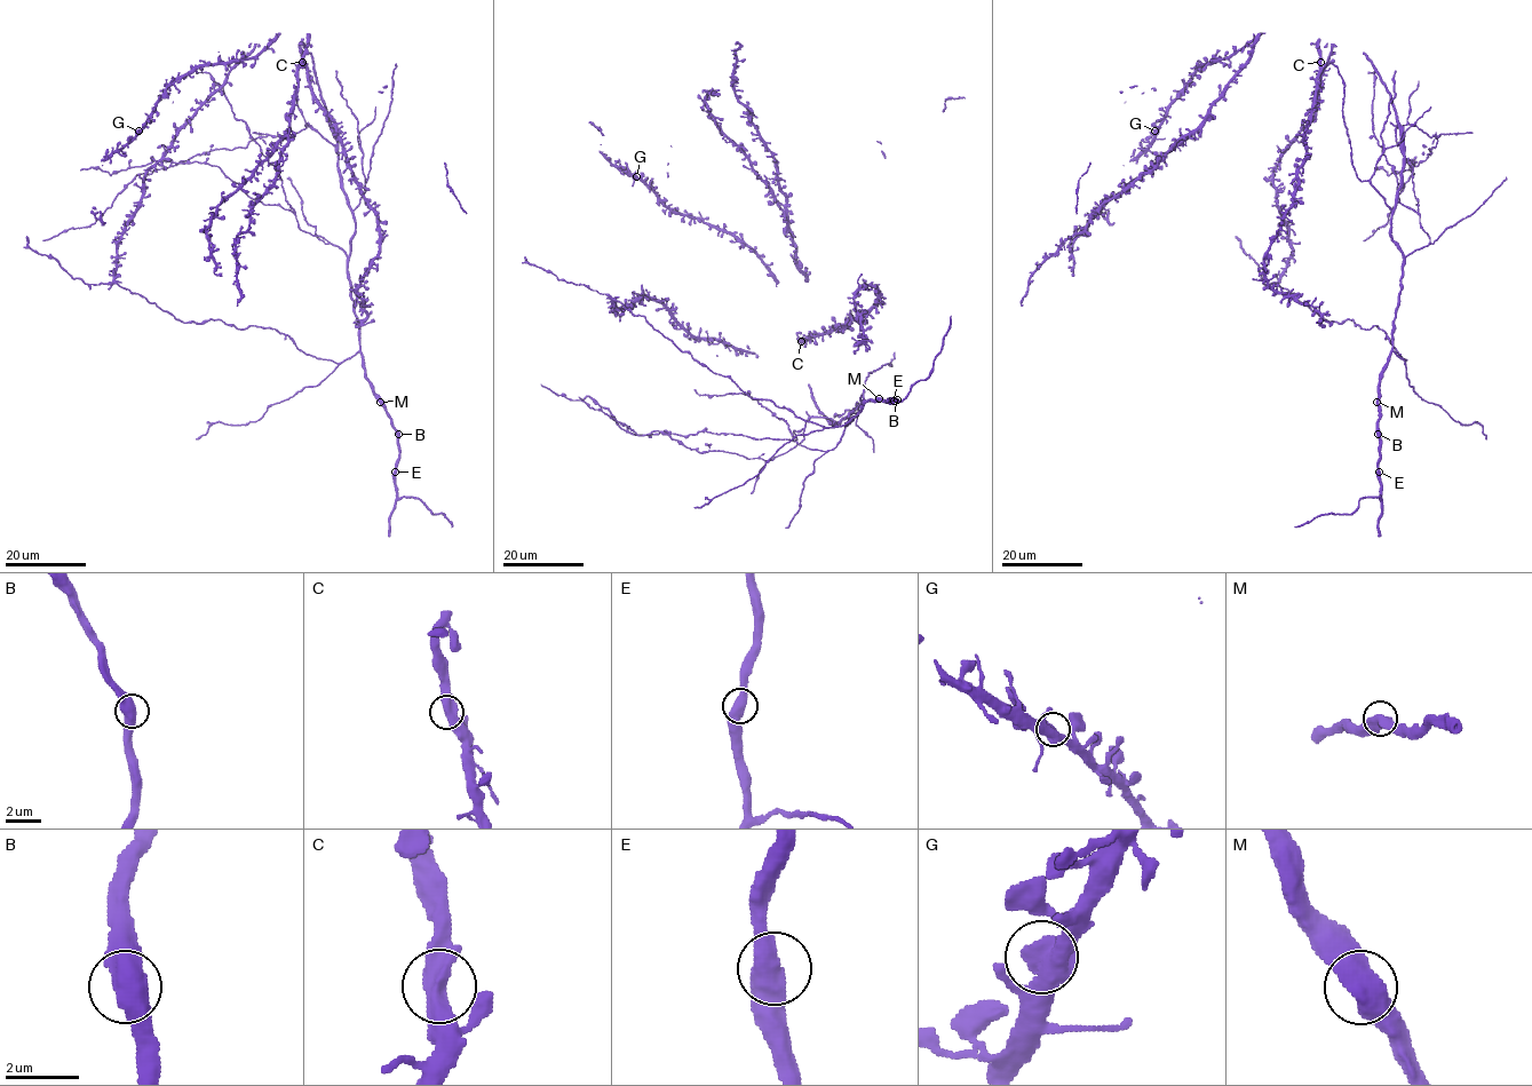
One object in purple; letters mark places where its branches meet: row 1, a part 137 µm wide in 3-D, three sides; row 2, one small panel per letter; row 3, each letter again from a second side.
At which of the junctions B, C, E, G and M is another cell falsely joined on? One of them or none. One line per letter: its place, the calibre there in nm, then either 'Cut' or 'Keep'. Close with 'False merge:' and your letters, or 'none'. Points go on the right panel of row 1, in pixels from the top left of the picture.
B: Place: (1378, 434). Thickness 600 nm. Keep
C: Place: (1320, 62). Thickness 550 nm. Keep
E: Place: (1379, 472). Thickness 600 nm. Keep
G: Place: (1155, 131). Thickness 650 nm. Keep
M: Place: (1376, 402). Thickness 600 nm. Keep
False merge: none

